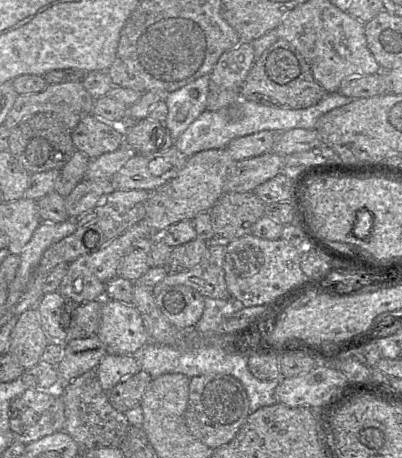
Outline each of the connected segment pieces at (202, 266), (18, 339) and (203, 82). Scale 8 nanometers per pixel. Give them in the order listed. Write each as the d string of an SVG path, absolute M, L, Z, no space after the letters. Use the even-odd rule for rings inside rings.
M210 243L205 257L197 266L186 272L169 273L152 288L154 296L169 286L185 285L199 292L204 298L231 299L224 278L224 258L225 243Z
M36 309L26 310L18 316L9 335L7 353L21 367L29 368L40 362L41 354L49 341Z
M205 75L164 96L168 107L164 124L174 141L206 110L209 91L210 78ZM194 89L198 90L197 98L190 96Z

